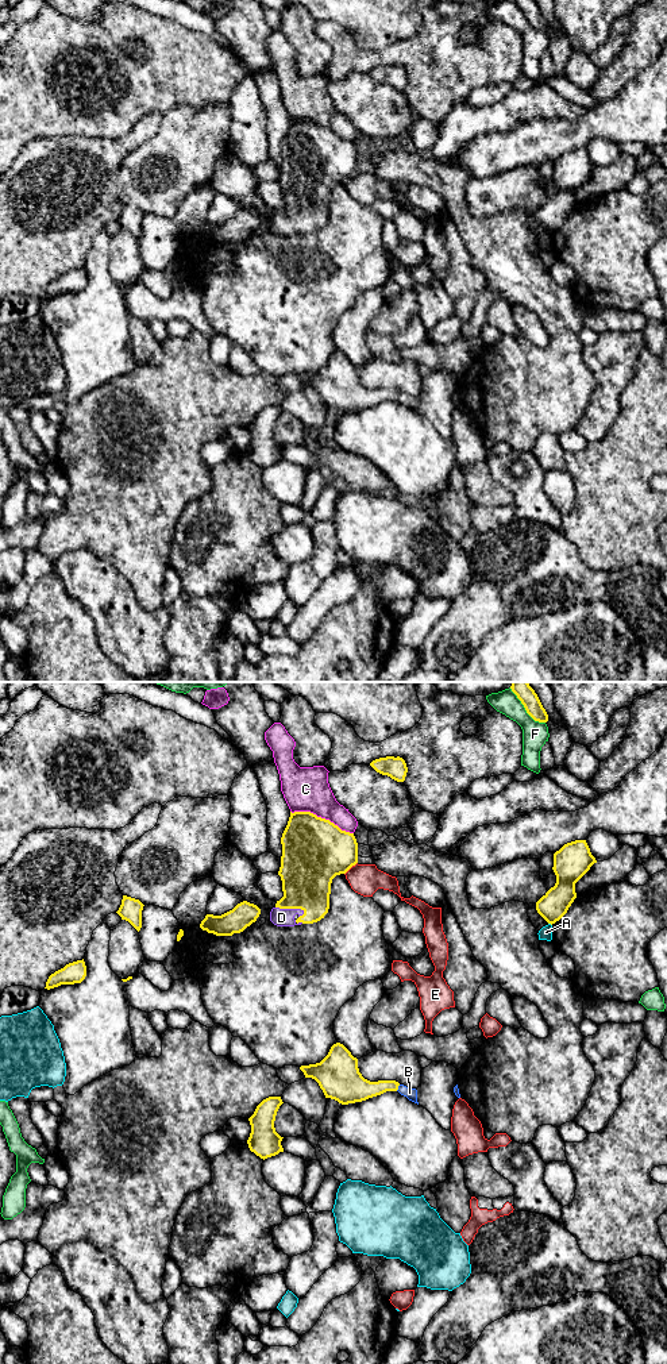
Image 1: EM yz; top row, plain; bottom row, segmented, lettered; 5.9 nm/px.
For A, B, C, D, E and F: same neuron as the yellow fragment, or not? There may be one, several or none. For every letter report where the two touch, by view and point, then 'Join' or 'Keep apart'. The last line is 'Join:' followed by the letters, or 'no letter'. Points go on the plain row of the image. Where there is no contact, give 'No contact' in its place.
A: Touches yellow at yz (550, 231). Keep apart
B: Touches yellow at yz (397, 396). Join
C: Touches yellow at yz (320, 126). Keep apart
D: Touches yellow at yz (290, 216). Join
E: Touches yellow at yz (350, 176). Keep apart
F: Touches yellow at yz (525, 18). Keep apart
Join: B, D

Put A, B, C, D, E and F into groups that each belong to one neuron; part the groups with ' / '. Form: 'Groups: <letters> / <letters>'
Groups: A C / B D / E / F

